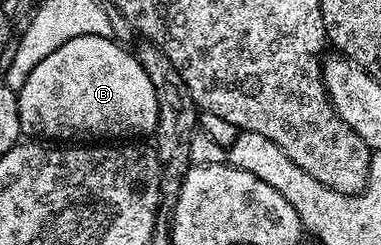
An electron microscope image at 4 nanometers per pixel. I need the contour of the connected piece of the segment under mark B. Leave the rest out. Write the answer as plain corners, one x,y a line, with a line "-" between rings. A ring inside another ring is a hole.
76,36
76,40
60,44
52,56
40,60
16,91
23,135
38,140
62,140
58,138
70,133
79,134
82,140
138,140
141,134
153,135
158,128
156,88
137,57
116,43
114,38
104,36

